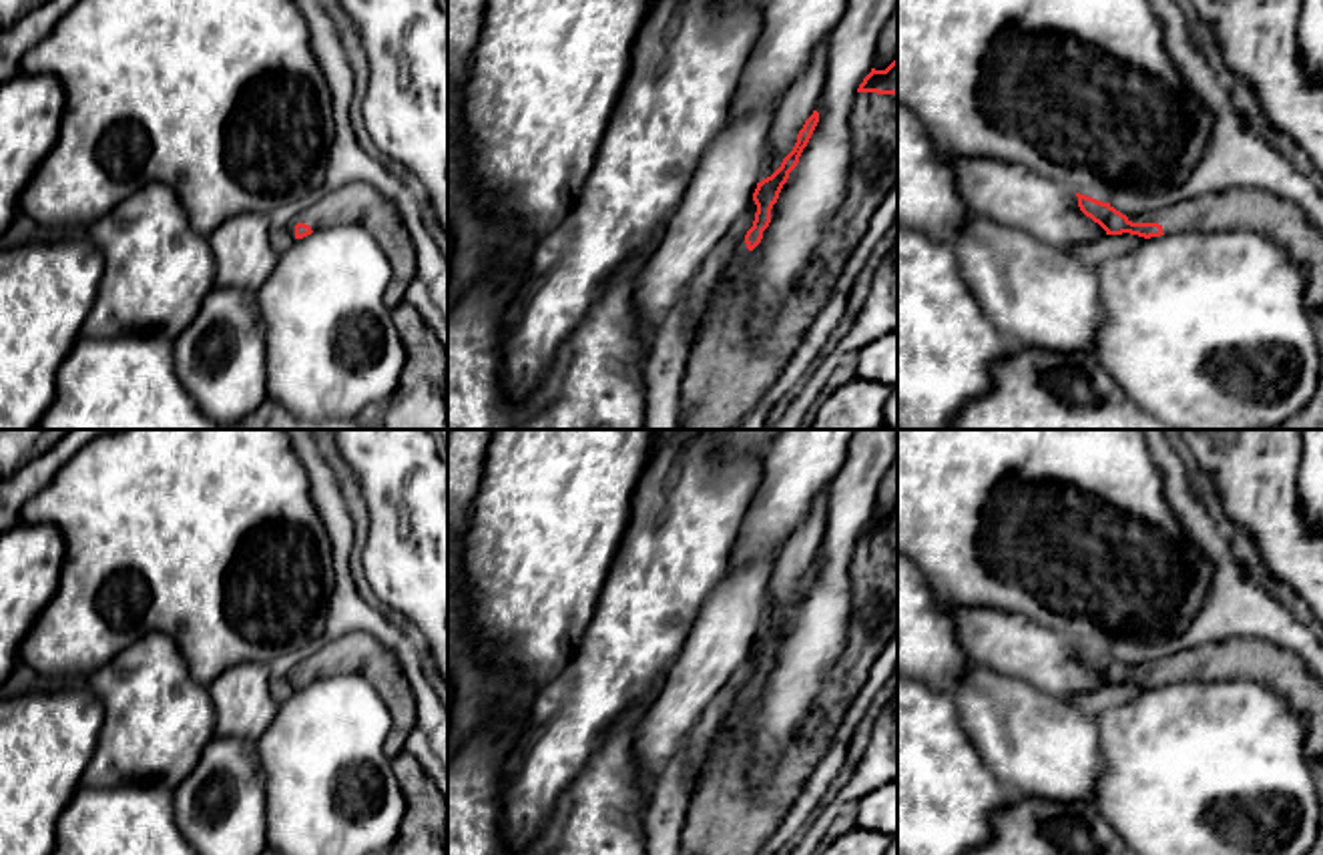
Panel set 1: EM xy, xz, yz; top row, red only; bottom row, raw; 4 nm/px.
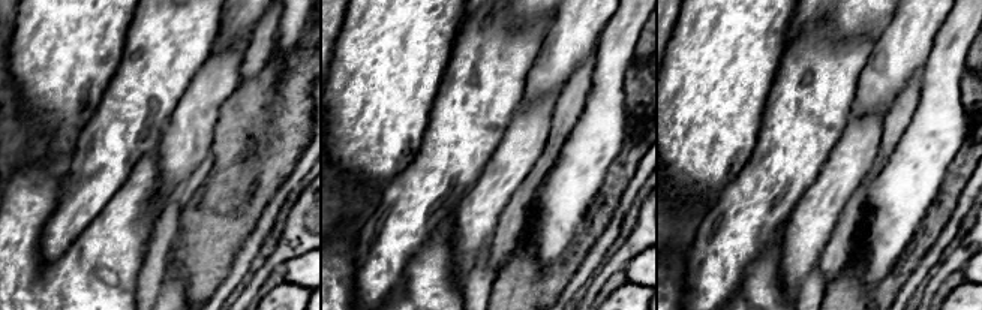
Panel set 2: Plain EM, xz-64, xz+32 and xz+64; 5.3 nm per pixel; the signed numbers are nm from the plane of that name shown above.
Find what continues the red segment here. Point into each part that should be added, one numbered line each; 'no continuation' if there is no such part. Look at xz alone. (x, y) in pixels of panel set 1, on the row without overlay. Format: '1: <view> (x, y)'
1: xz (727, 815)

